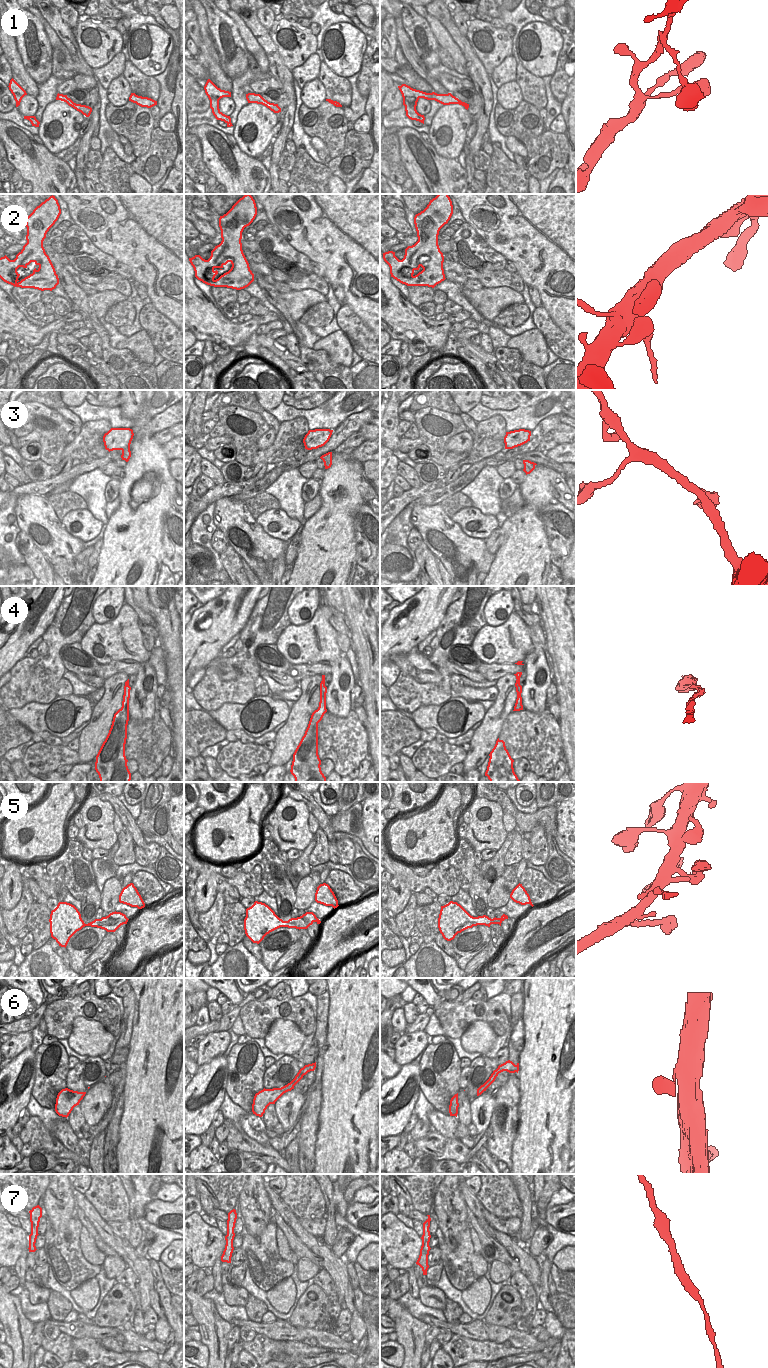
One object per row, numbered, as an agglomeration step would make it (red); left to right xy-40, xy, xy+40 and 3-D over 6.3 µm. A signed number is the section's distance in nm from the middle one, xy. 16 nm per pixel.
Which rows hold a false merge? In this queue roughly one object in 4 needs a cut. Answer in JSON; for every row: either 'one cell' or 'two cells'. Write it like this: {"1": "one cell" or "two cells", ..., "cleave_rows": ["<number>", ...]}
{"1": "one cell", "2": "one cell", "3": "one cell", "4": "one cell", "5": "one cell", "6": "one cell", "7": "one cell", "cleave_rows": []}

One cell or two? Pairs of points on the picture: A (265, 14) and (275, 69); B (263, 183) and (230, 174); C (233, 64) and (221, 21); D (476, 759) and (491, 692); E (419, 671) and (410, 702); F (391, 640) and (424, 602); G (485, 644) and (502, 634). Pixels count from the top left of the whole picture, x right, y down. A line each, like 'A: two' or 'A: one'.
A: two
B: one
C: one
D: two
E: two
F: one
G: one

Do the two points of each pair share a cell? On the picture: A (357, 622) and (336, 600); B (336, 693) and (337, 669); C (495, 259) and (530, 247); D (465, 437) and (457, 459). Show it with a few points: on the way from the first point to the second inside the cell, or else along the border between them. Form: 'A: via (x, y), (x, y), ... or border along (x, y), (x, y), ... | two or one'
A: border along (342, 596), (344, 611) | two
B: via (337, 687), (337, 675) | one
C: border along (485, 241), (507, 259) | two
D: border along (473, 439), (469, 450), (448, 452) | two

